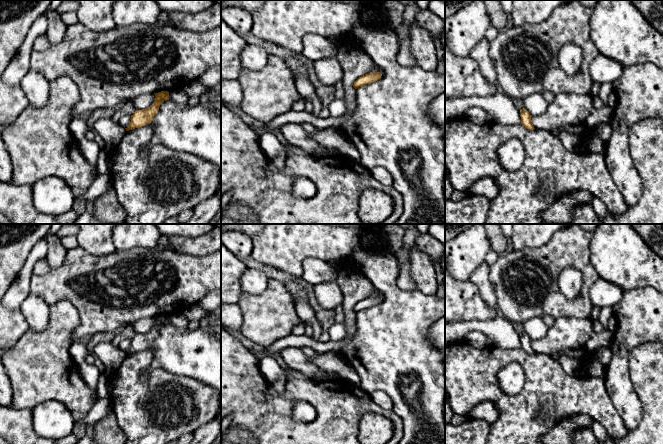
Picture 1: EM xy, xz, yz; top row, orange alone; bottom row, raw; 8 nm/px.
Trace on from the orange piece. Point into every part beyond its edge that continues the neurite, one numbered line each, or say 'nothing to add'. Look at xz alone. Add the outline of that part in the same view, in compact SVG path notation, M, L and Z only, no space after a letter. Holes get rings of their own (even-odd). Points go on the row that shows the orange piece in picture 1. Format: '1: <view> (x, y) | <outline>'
nothing to add

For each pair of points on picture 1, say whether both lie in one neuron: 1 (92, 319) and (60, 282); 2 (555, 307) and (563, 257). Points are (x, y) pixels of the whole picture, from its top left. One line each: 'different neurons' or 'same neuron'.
1: same neuron
2: same neuron

